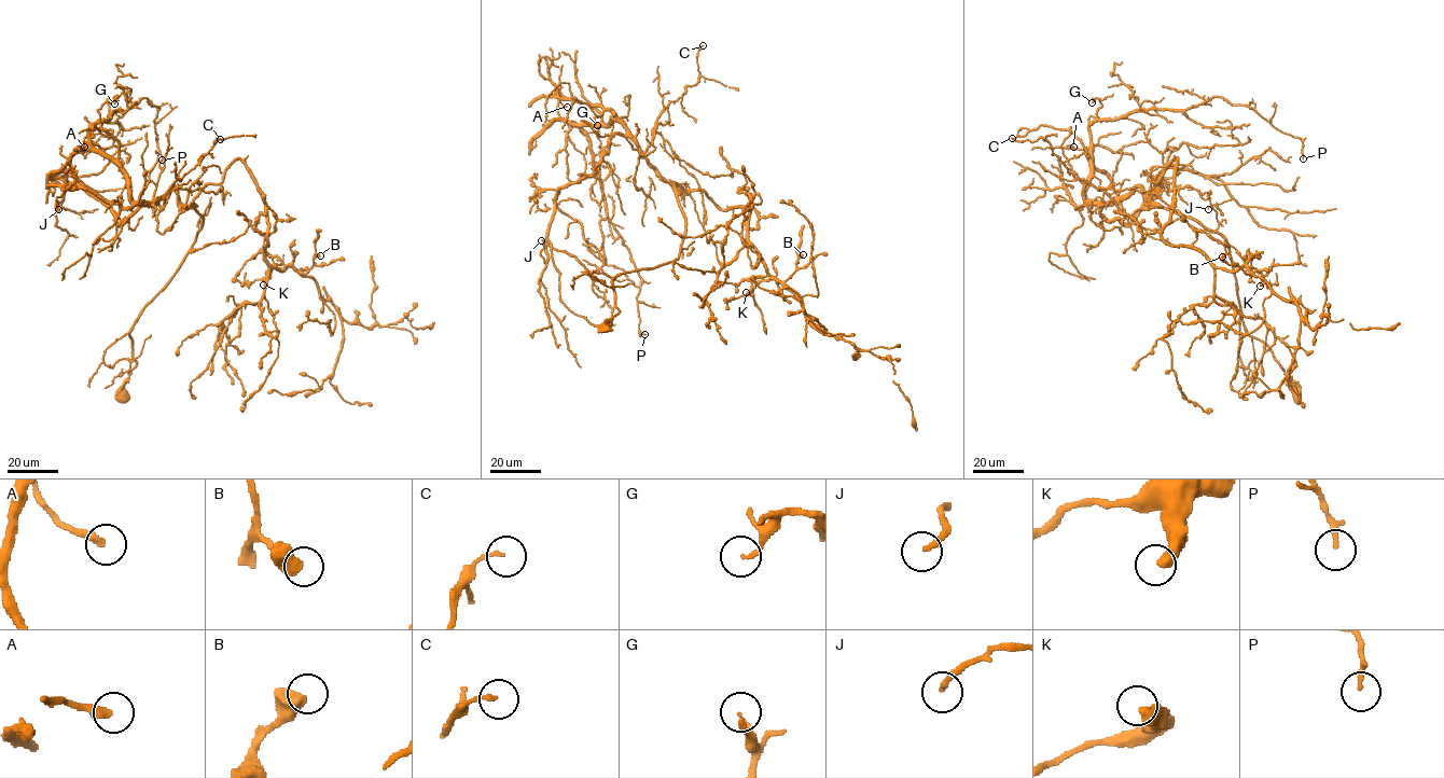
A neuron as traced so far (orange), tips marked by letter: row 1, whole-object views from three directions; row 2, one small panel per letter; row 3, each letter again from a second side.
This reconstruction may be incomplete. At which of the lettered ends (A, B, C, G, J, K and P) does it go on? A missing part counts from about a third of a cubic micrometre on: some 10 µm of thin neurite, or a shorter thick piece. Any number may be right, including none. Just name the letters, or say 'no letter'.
no letter

